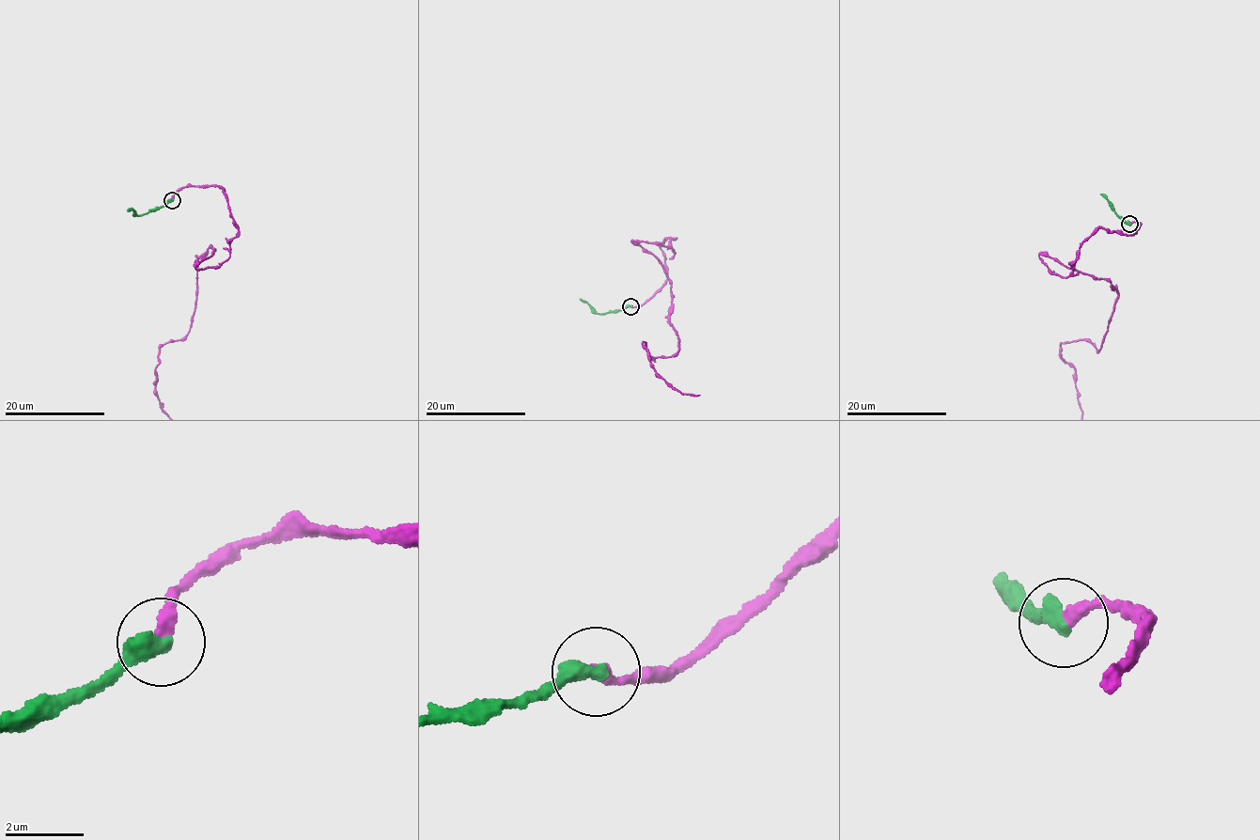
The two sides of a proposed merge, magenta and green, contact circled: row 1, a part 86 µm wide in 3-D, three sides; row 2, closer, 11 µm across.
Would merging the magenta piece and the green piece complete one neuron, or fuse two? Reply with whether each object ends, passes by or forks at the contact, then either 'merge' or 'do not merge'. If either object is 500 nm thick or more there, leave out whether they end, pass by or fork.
magenta ends there; green ends there; merge

